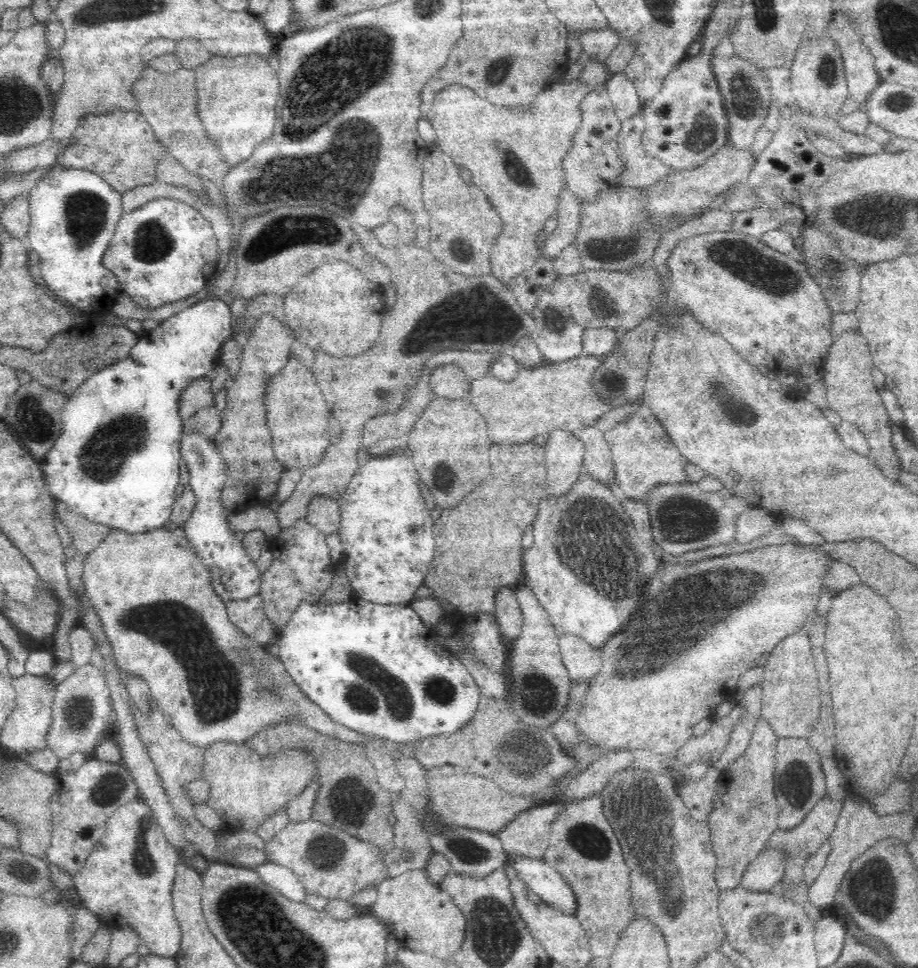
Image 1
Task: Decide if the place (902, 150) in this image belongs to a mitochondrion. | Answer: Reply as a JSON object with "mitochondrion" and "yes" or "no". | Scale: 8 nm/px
{"mitochondrion":"no"}

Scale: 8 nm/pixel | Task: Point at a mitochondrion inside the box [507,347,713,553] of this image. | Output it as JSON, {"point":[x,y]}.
{"point":[614,385]}

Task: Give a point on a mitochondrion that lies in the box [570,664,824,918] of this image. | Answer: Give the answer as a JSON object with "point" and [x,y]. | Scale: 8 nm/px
{"point":[795,792]}

